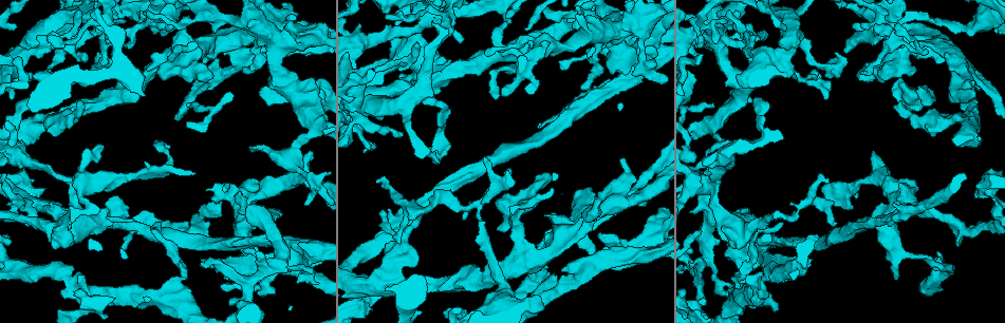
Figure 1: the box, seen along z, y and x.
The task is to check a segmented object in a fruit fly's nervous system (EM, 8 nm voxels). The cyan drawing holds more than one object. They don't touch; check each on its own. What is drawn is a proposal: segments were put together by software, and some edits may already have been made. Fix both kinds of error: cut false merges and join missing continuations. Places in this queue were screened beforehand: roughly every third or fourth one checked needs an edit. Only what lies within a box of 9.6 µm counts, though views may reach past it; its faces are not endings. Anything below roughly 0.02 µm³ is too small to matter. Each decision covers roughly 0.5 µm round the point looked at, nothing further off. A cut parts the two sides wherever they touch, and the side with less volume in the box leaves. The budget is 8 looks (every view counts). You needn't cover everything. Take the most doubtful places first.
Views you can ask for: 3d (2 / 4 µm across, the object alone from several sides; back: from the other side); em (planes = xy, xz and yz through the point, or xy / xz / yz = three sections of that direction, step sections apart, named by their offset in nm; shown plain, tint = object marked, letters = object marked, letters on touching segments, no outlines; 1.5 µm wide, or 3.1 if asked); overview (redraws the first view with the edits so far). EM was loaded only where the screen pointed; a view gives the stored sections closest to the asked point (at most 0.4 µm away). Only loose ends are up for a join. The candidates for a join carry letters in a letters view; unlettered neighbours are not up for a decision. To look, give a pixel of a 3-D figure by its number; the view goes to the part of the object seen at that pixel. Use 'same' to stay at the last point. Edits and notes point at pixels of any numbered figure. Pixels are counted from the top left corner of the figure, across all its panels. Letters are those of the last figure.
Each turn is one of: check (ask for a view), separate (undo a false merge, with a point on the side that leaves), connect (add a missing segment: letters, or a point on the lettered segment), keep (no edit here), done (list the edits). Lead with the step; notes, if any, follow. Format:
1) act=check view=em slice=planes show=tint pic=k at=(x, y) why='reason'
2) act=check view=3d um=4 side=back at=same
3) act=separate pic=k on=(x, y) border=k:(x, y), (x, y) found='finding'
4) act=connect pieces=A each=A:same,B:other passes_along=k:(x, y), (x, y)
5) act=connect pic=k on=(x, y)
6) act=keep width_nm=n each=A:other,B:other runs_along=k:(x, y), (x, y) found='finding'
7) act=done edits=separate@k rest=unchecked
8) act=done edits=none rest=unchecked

act=check view=em slice=planes show=letters pic=1 at=(318, 283) why='an open end'

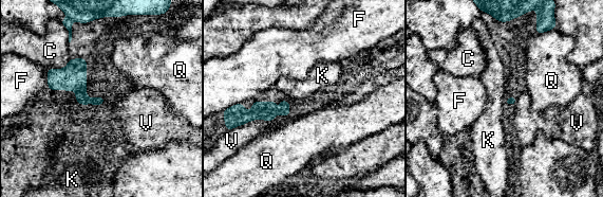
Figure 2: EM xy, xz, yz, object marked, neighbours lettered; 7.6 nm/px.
act=keep each=C:other,F:other,K:other,Q:other,V:other border=2:(274, 119), (252, 119), (236, 127) found='none of them fits'

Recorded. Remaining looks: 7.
act=check view=em slice=planes show=tint pic=1 at=(378, 183) why='branch stops here'

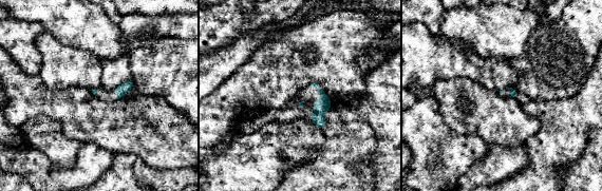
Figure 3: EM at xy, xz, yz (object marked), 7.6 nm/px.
act=check view=em slice=planes show=letters at=same

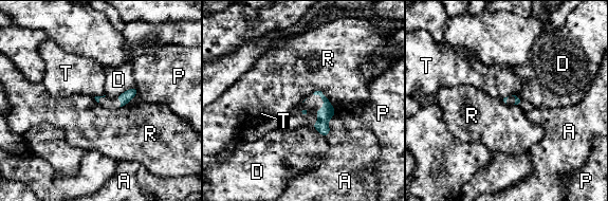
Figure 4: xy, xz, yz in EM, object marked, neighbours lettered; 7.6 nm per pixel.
act=keep each=A:other,D:other,P:other,R:other,T:other border=4:(135, 87), (131, 87), (114, 97) found='none of them fits'

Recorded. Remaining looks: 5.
act=check view=3d um=2 pic=1 at=(15, 214) why='sharp bend'

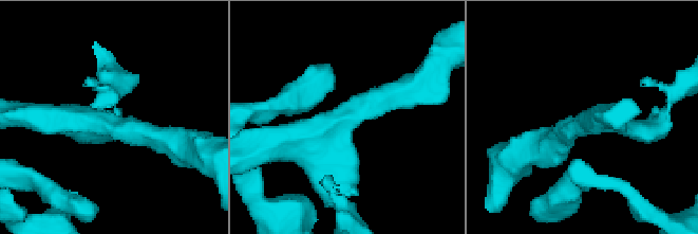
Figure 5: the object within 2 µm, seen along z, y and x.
act=check view=em slice=planes show=letters pic=5 at=(111, 124) why='shape alone is not enough'

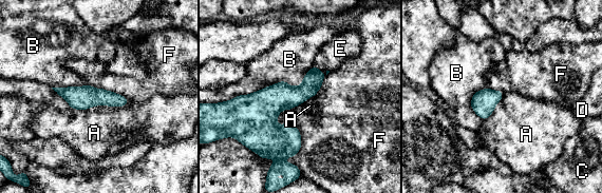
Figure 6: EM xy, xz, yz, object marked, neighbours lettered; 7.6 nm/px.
act=keep longest_contact=F:550nm each=A:other,B:other,C:other,D:other,E:other,F:other found='continuous, no second neuron'

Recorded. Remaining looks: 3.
act=check view=3d um=2 pic=1 at=(495, 99)

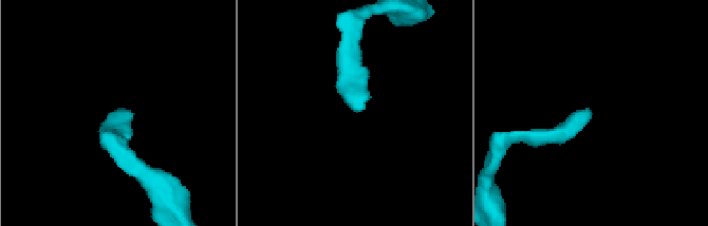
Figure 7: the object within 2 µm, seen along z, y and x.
act=check view=em slice=xy step=8 show=letters pic=7 at=(123, 110) why='need the tissue'

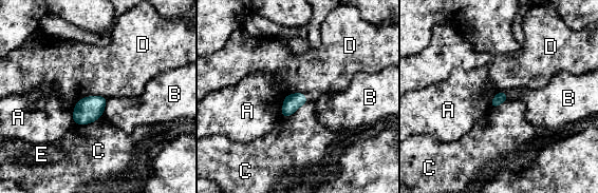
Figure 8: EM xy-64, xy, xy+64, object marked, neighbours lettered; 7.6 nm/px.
act=check view=em slice=yz step=4 show=letters at=same why='cut it another way'

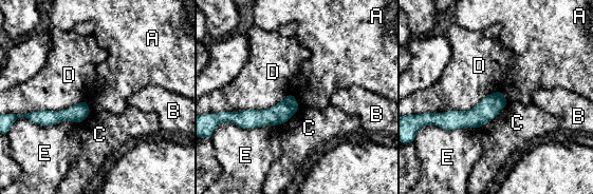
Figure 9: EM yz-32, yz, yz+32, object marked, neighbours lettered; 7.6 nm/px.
act=keep width_nm=90 each=A:other,B:other,C:other,D:other,E:other found='no lettered segment goes on from it'

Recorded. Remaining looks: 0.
act=done edits=none rest=unchecked

